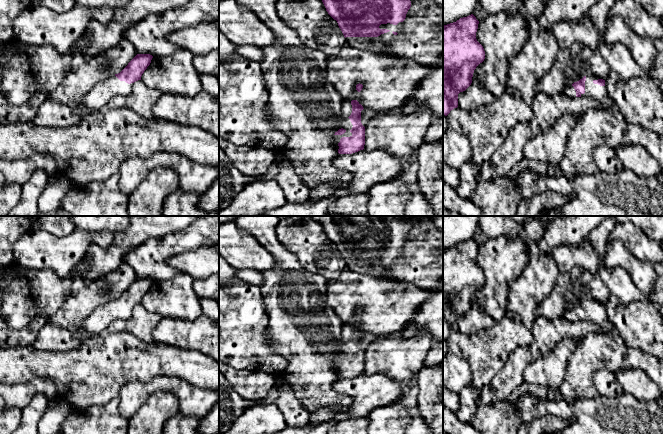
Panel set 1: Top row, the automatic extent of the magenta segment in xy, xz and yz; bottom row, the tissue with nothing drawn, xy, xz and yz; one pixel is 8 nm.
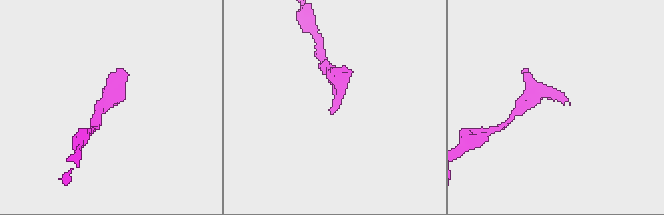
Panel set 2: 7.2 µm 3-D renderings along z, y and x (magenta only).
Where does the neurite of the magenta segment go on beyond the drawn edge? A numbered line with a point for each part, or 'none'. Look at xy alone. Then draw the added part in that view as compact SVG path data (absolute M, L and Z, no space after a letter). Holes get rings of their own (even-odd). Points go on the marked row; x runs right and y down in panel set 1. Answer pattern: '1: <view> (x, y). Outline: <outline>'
1: xy (97, 98). Outline: M115 75L98 82L84 97L82 105L74 109L78 116L85 114L86 110L91 112L106 109L108 102L117 95L127 95L132 89L133 83L128 84L120 81Z

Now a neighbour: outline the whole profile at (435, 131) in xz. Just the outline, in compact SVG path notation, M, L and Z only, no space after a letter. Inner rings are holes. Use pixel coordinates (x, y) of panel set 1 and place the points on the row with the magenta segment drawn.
M443 117L433 121L425 135L425 142L434 142L443 139Z

